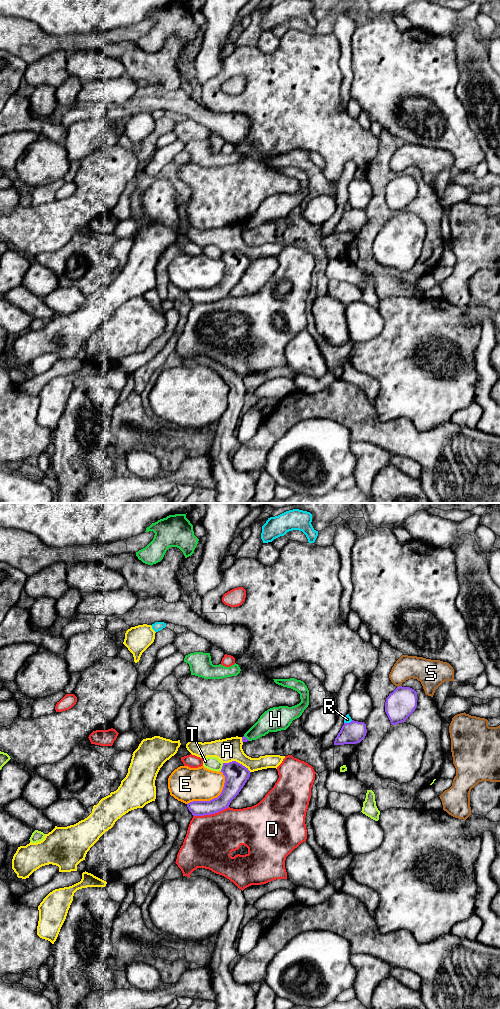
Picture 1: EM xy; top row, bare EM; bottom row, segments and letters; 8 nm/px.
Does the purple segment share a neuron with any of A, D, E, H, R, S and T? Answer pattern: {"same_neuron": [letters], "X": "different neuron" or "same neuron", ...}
{"same_neuron": [], "A": "different neuron", "D": "different neuron", "E": "different neuron", "H": "different neuron", "R": "different neuron", "S": "different neuron", "T": "different neuron"}

